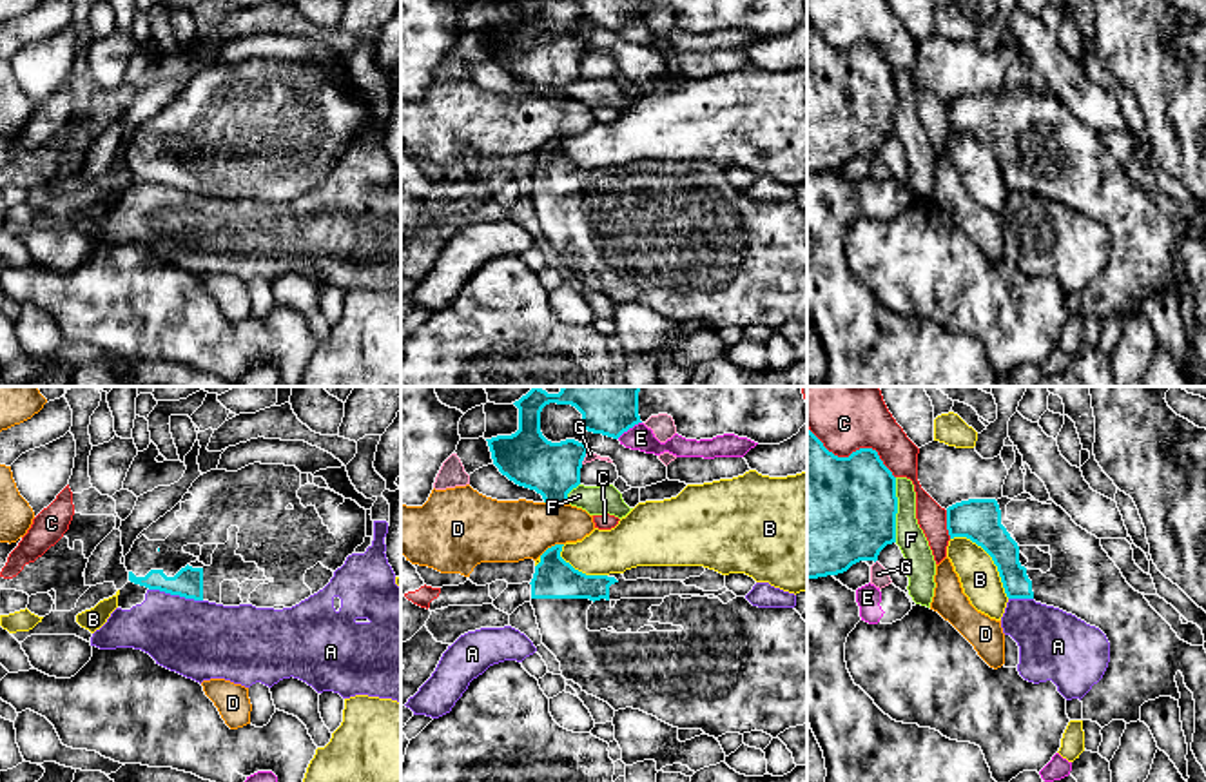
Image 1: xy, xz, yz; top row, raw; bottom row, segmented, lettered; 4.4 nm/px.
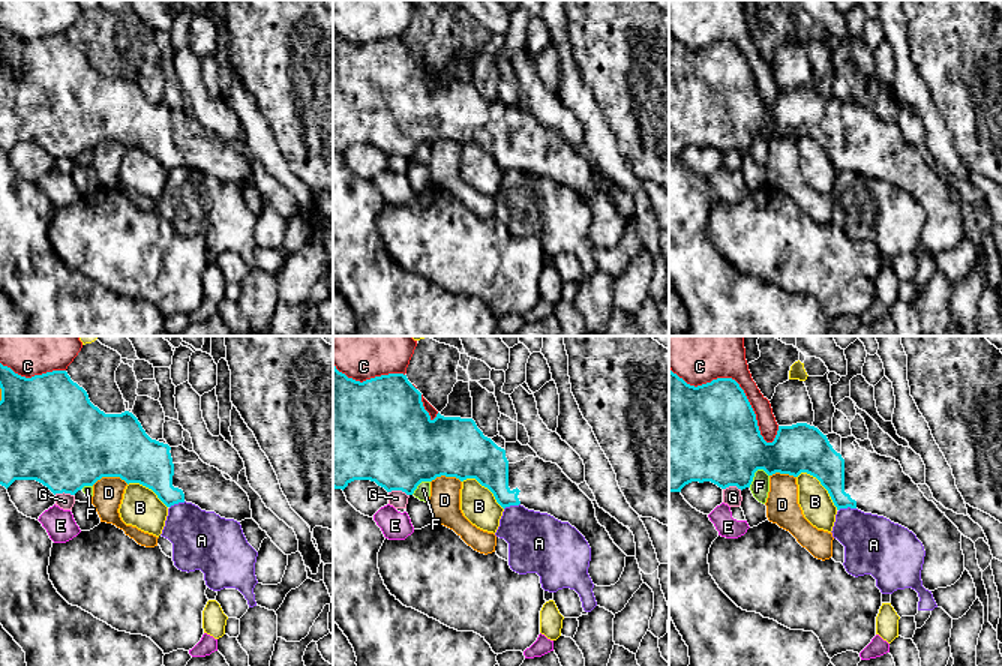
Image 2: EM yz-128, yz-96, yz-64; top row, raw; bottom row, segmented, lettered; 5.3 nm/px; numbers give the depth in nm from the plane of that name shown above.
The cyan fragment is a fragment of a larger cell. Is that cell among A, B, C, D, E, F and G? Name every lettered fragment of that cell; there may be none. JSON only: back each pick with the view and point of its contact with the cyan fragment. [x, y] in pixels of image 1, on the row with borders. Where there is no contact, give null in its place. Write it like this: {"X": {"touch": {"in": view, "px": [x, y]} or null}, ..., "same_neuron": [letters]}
{"same_neuron": []}

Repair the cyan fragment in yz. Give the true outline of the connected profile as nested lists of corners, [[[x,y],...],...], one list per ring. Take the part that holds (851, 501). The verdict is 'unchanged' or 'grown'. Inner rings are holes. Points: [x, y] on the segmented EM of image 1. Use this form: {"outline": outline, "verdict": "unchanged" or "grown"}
{"outline": [[[807,426],[807,579],[838,575],[860,561],[878,561],[880,552],[896,543],[896,477],[878,452],[860,448],[838,457]]], "verdict": "unchanged"}

